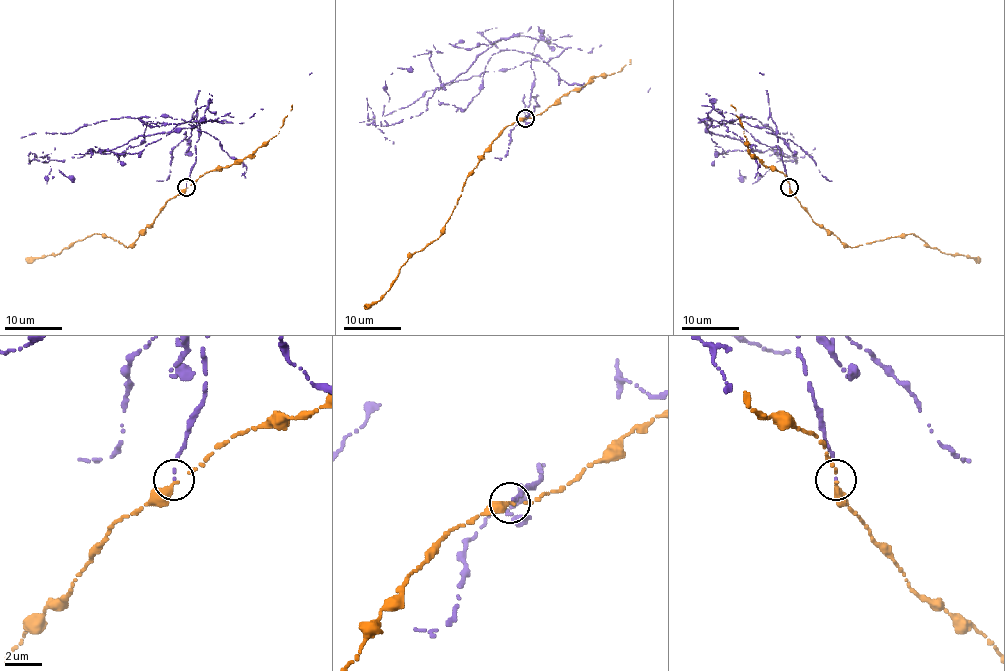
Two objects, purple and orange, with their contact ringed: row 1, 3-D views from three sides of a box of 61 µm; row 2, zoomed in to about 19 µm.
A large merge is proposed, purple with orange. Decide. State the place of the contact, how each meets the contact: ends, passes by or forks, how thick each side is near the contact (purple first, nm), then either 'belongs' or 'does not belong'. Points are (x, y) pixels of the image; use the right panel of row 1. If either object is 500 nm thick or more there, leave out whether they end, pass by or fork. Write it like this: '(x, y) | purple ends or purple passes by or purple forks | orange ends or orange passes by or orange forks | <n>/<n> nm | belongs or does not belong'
(789, 187) | purple ends | orange passes by | 110/240 nm | does not belong

